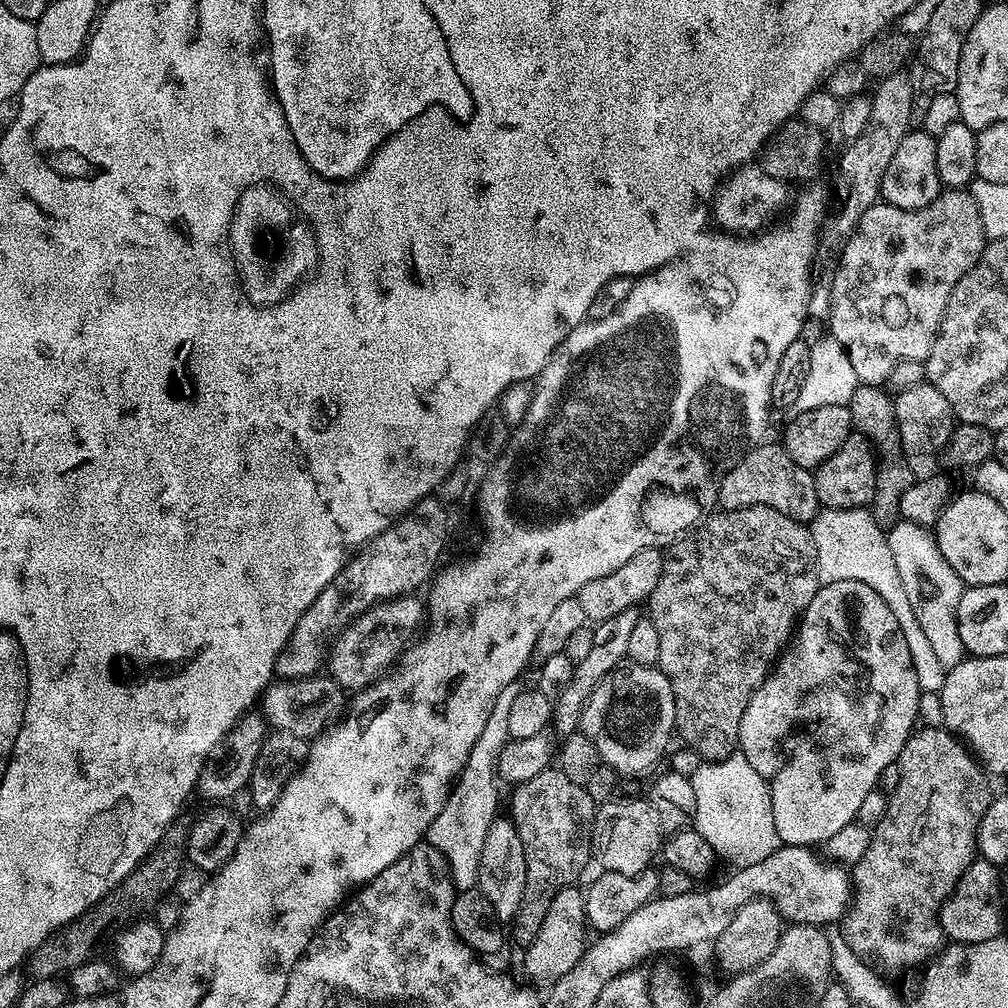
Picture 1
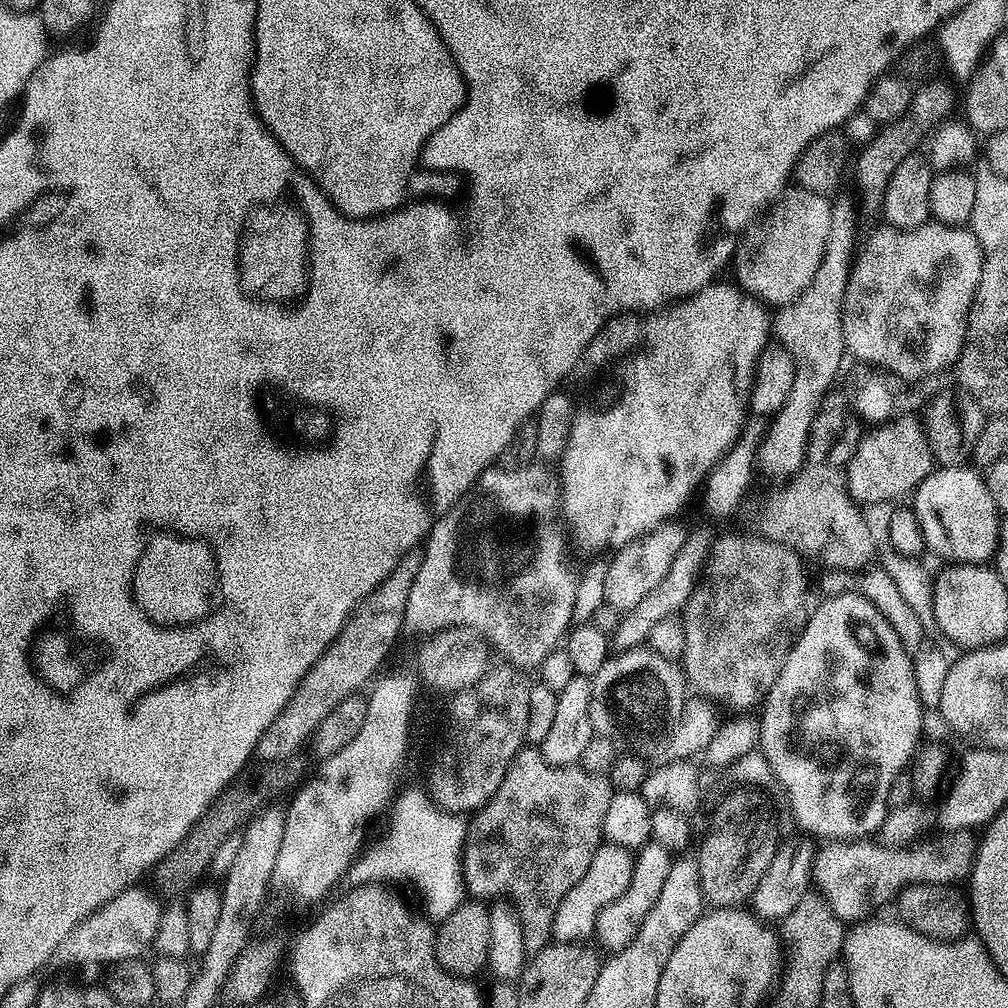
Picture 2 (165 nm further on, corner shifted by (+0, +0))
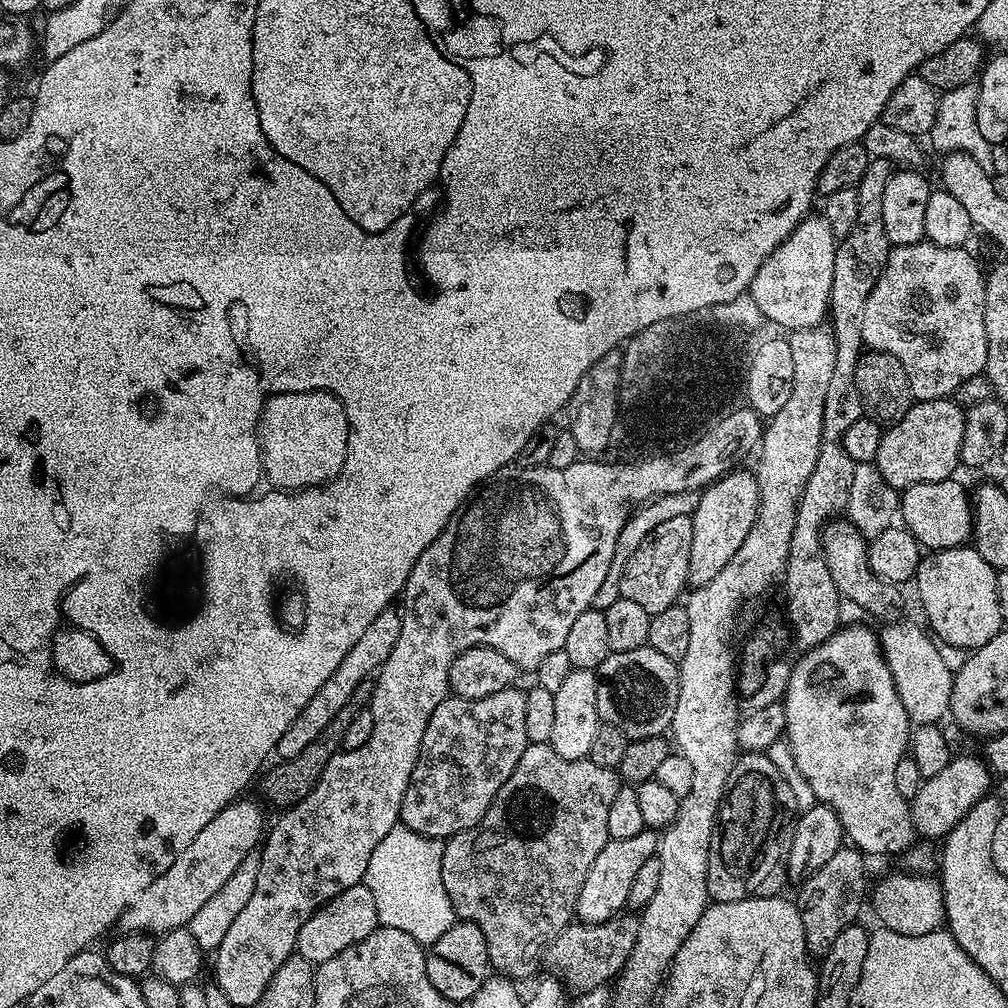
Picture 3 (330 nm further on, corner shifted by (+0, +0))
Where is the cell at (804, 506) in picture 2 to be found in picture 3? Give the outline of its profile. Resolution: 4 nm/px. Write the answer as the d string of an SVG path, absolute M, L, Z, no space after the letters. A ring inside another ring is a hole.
M833 518L824 525L822 533L826 566L830 566L830 578L838 586L841 597L852 604L857 604L864 612L872 616L892 618L900 604L901 589L889 584L874 575L868 565L868 540L861 529L856 528L847 518Z

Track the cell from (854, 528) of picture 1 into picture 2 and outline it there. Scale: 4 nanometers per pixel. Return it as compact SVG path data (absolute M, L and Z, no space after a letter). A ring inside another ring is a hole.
M865 567L863 570L849 575L847 587L866 597L879 610L882 618L886 618L886 622L890 622L890 626L894 626L894 634L898 634L898 638L914 666L914 682L918 686L921 705L924 708L939 708L942 686L946 683L950 661L942 658L942 650L938 650L936 641L930 635L929 629L922 626L922 618L918 618L918 614L914 614L914 609L904 601L898 586L894 586L894 578L890 578L890 574L884 567L872 567Z

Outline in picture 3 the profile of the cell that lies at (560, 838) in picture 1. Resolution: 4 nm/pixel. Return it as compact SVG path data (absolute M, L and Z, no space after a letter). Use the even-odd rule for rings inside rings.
M529 744L527 750L518 758L518 766L506 778L506 782L498 790L493 798L492 805L486 810L486 814L473 828L462 830L458 834L447 837L443 841L444 853L442 854L442 886L446 886L446 894L452 903L453 913L461 920L468 920L478 930L482 930L482 938L486 938L486 950L488 951L488 963L499 975L508 977L513 982L521 982L527 976L537 975L536 967L541 967L541 957L546 949L566 926L573 923L576 916L576 903L578 902L578 890L582 890L582 882L586 882L586 874L590 874L590 866L594 866L594 858L602 854L602 846L608 844L608 831L606 822L610 802L614 802L614 794L622 787L617 773L606 766L598 766L593 760L567 760L562 754L554 751L551 744Z

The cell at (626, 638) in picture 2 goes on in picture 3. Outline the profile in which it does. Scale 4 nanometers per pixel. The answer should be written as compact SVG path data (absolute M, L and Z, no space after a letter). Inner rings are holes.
M733 470L709 484L700 492L700 500L692 511L694 538L690 542L690 570L688 583L692 588L706 586L710 578L715 578L722 571L726 562L738 554L738 546L750 534L754 518L758 514L758 482L751 471Z

